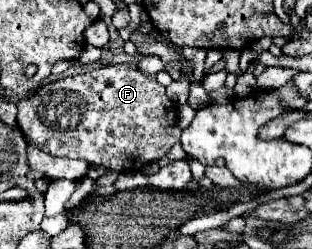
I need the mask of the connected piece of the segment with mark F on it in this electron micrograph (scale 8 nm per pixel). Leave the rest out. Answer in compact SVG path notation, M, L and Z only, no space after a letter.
M137 64L101 66L91 72L45 84L33 96L19 100L17 108L19 128L47 154L87 160L91 164L101 164L117 172L135 172L149 162L161 160L181 134L181 128L177 126L177 104L167 98L165 86L157 82L157 76L141 72Z

